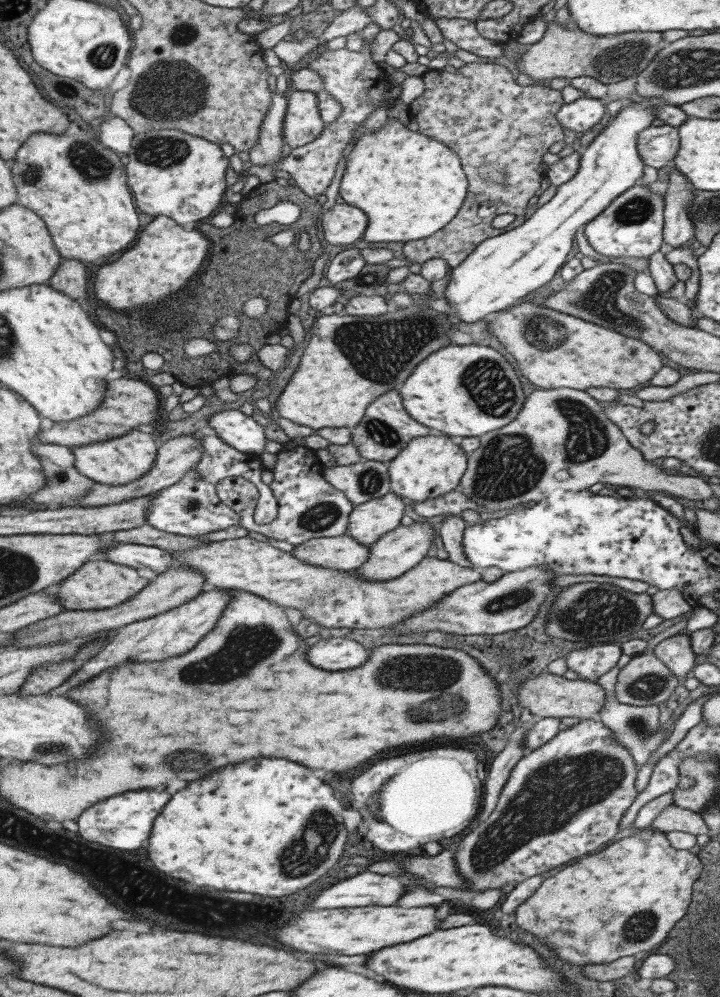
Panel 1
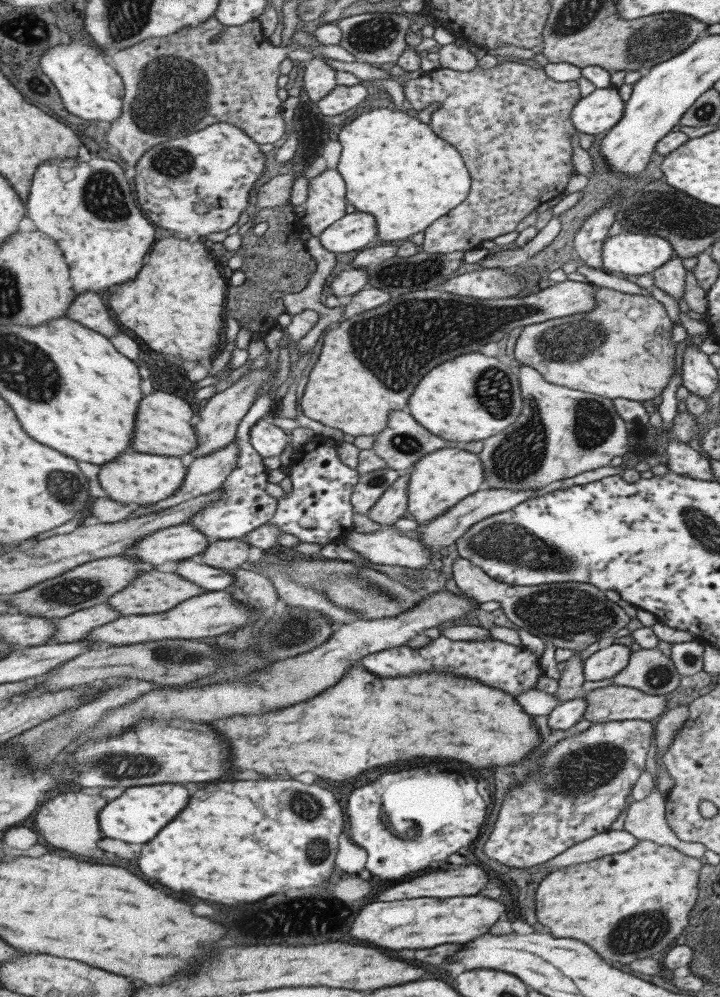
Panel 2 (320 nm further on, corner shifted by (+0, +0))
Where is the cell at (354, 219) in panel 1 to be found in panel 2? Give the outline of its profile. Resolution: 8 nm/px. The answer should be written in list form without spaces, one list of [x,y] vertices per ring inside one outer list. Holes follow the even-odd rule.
[[[365,212],[345,213],[323,230],[318,237],[321,247],[328,252],[347,253],[361,251],[375,240],[374,219]]]

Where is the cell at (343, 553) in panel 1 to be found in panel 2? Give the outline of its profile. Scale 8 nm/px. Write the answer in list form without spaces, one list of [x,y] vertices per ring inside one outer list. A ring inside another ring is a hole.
[[[389,526],[369,534],[352,530],[345,536],[343,544],[368,562],[413,569],[426,568],[433,553],[421,542],[405,537]]]

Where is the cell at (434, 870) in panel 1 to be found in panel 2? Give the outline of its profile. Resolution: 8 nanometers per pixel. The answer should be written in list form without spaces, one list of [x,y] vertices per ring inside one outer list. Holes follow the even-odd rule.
[[[608,830],[571,846],[569,850],[561,852],[557,858],[545,862],[543,866],[553,866],[553,870],[559,870],[567,864],[579,864],[579,862],[595,860],[595,858],[601,858],[605,854],[627,852],[635,845],[637,845],[637,840],[631,834],[623,830]]]

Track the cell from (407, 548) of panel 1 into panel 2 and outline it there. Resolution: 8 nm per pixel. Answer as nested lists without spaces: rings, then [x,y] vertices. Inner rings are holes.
[[[480,488],[477,492],[468,494],[467,497],[457,502],[457,505],[448,508],[441,516],[436,516],[427,524],[417,525],[416,529],[421,532],[422,538],[422,541],[419,542],[431,551],[455,544],[457,538],[459,538],[465,530],[468,530],[473,523],[479,522],[488,516],[493,516],[493,514],[511,510],[516,505],[531,498],[531,494],[535,491],[535,489],[511,490],[508,488]]]

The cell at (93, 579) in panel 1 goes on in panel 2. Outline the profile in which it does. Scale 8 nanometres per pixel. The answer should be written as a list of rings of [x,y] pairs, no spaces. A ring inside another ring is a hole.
[[[149,568],[140,572],[133,580],[125,587],[116,592],[108,603],[114,606],[122,616],[131,614],[157,614],[173,609],[181,602],[188,600],[198,594],[203,594],[204,589],[198,587],[189,579],[183,578],[181,575],[172,572],[159,572],[154,568]]]

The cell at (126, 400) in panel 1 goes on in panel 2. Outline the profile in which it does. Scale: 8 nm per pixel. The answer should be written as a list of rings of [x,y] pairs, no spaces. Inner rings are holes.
[[[161,390],[146,394],[138,406],[137,426],[134,426],[133,441],[130,450],[143,454],[161,456],[185,456],[197,446],[197,437],[193,422],[195,416],[189,404],[173,393]]]

